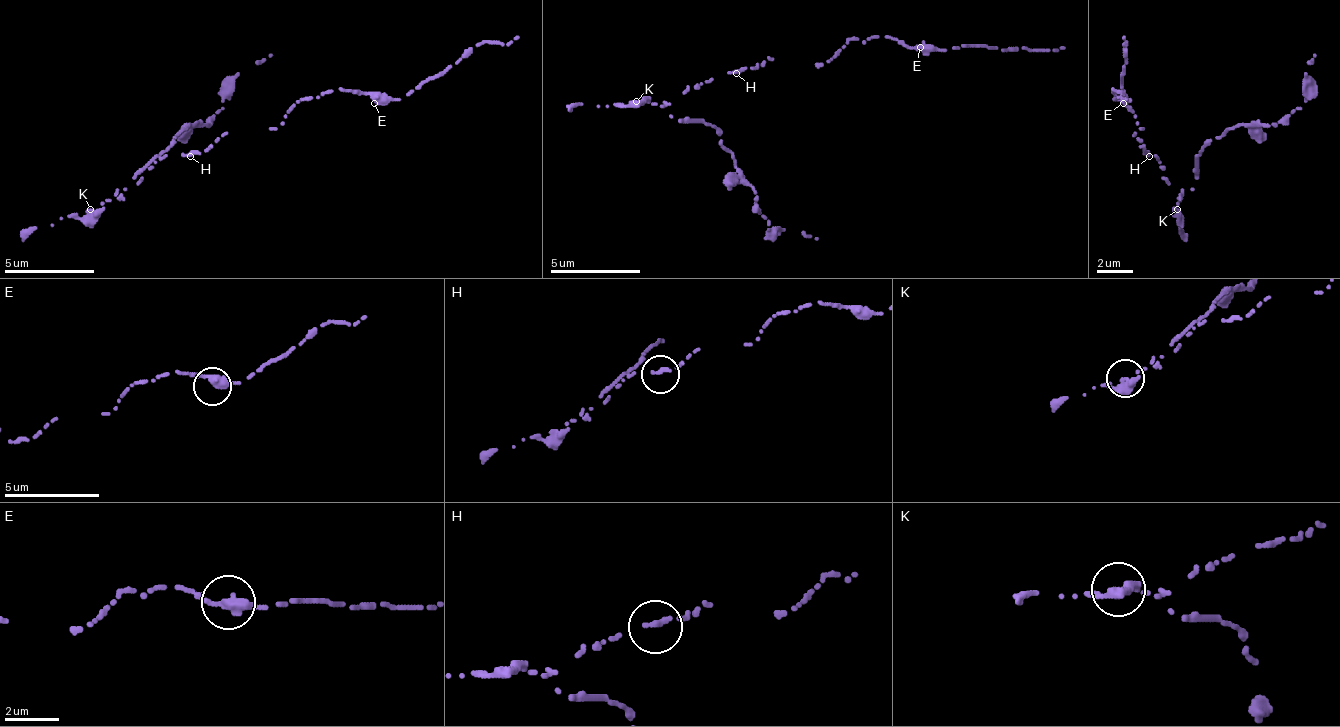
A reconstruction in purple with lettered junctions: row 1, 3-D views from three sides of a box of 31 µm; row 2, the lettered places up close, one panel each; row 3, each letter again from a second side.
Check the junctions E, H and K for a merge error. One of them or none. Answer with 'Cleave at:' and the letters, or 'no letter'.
Cleave at: K

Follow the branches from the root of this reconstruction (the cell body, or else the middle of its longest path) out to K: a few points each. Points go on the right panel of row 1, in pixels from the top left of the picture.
K: (1145, 152), (1163, 165), (1163, 179), (1181, 192), (1176, 210)

